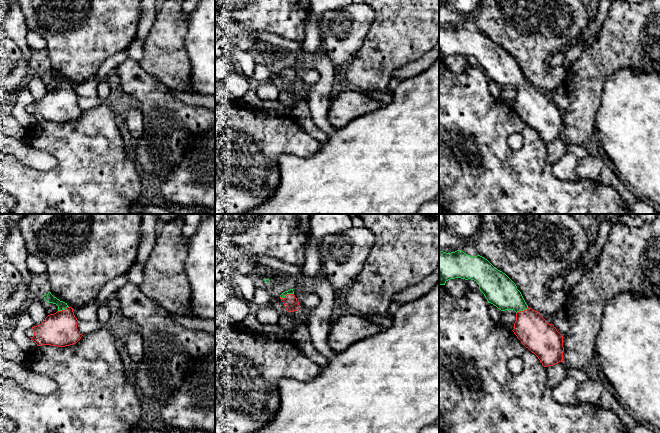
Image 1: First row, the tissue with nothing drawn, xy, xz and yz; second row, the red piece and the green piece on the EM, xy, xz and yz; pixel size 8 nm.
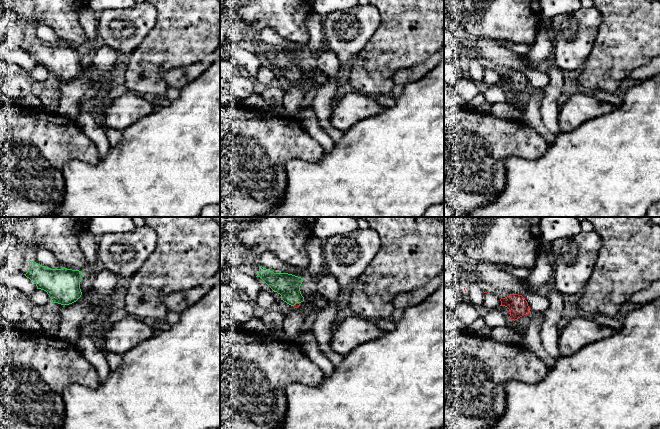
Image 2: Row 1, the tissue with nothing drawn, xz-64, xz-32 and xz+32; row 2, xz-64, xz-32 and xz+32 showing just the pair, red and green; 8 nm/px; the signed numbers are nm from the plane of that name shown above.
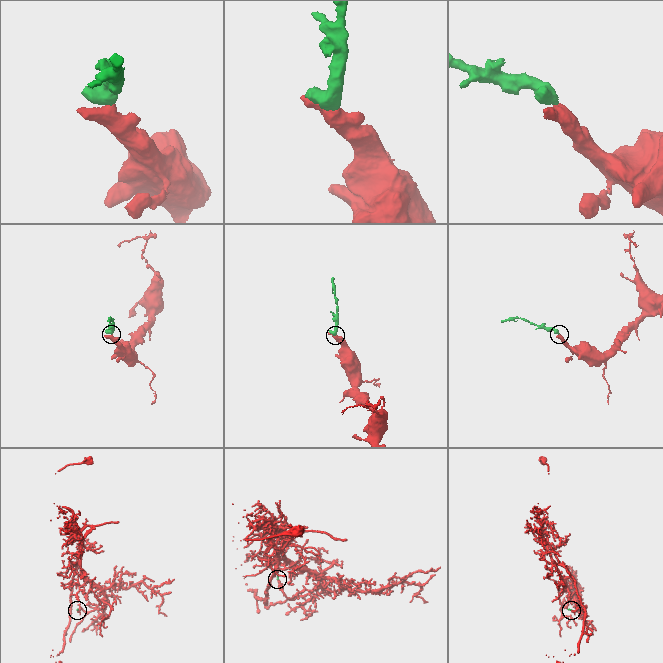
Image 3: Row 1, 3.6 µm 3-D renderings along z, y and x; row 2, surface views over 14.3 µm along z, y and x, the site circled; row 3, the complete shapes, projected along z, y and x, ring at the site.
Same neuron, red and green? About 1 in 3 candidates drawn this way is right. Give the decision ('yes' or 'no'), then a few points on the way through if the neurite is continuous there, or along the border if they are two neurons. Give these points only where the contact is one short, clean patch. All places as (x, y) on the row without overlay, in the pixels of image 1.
yes; runs through xz (290, 78), (286, 71), (290, 67)

